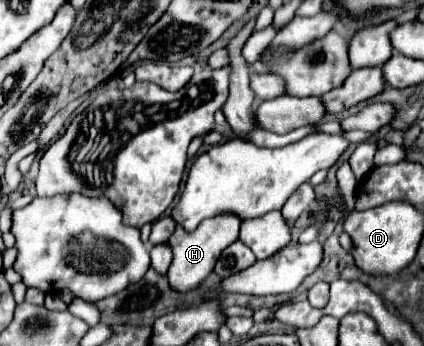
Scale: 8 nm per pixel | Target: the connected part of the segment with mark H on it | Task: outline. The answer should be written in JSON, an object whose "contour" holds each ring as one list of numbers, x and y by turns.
{"contour":[[221,213,221,215,209,217,191,233,177,224,175,233,169,239,169,245,173,249,173,261,171,261,171,267,167,271,169,283,173,285,173,289,177,289,177,291,195,289,211,273,221,251,237,241,239,225,241,225,241,219,235,213]]}

